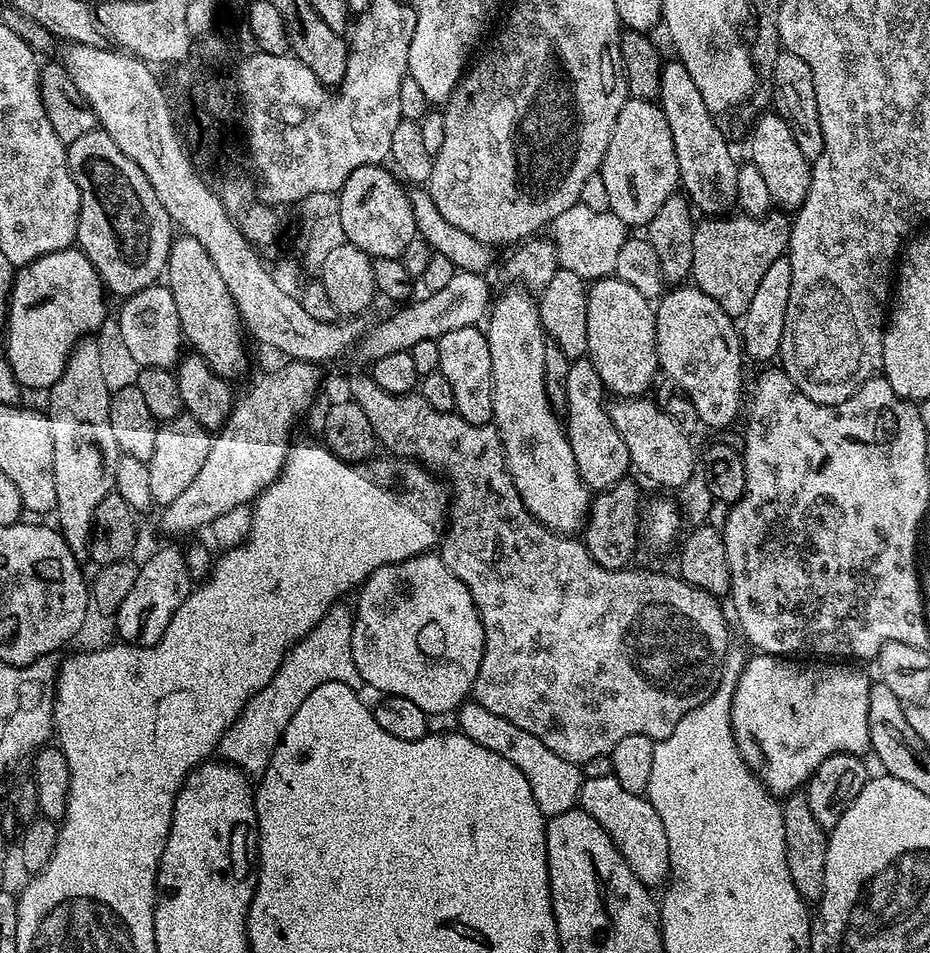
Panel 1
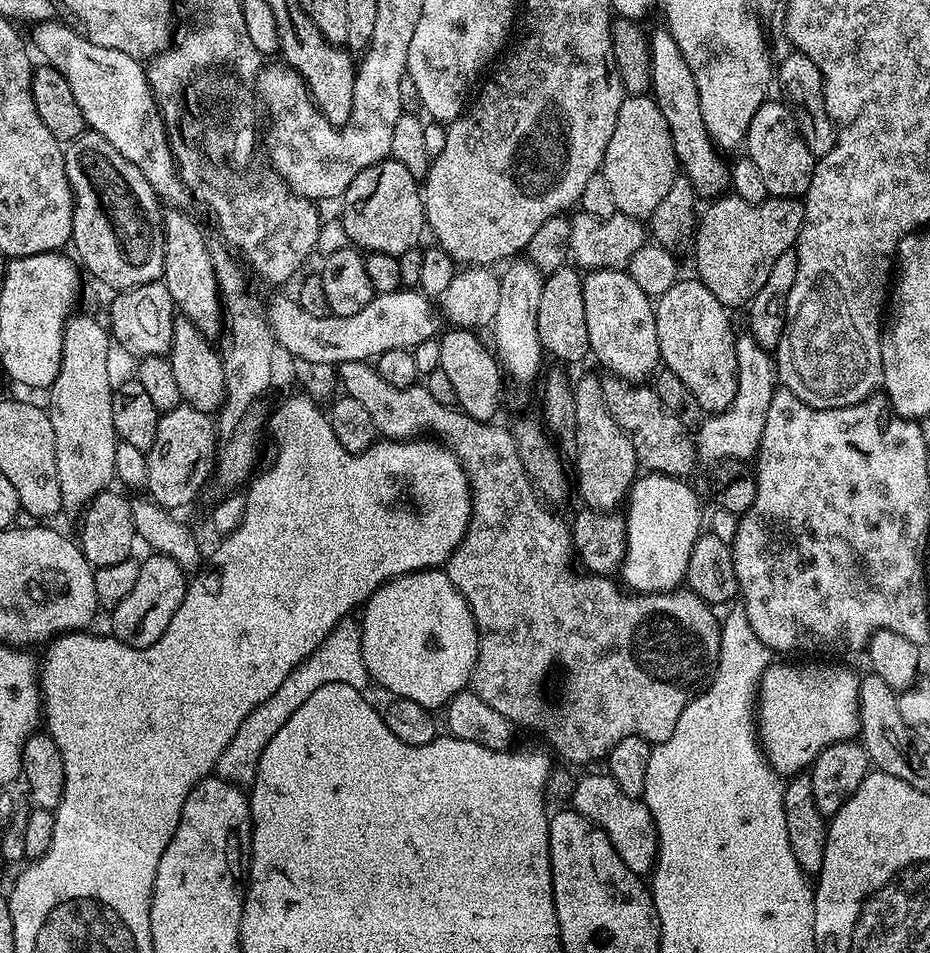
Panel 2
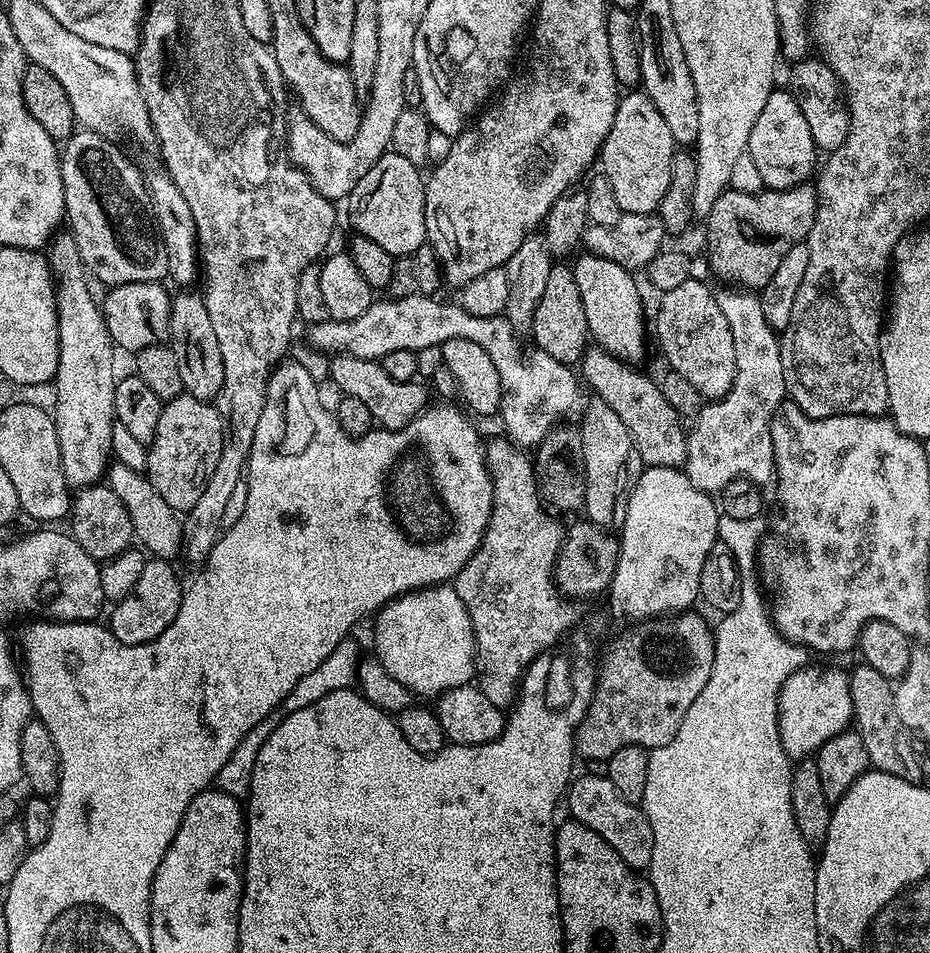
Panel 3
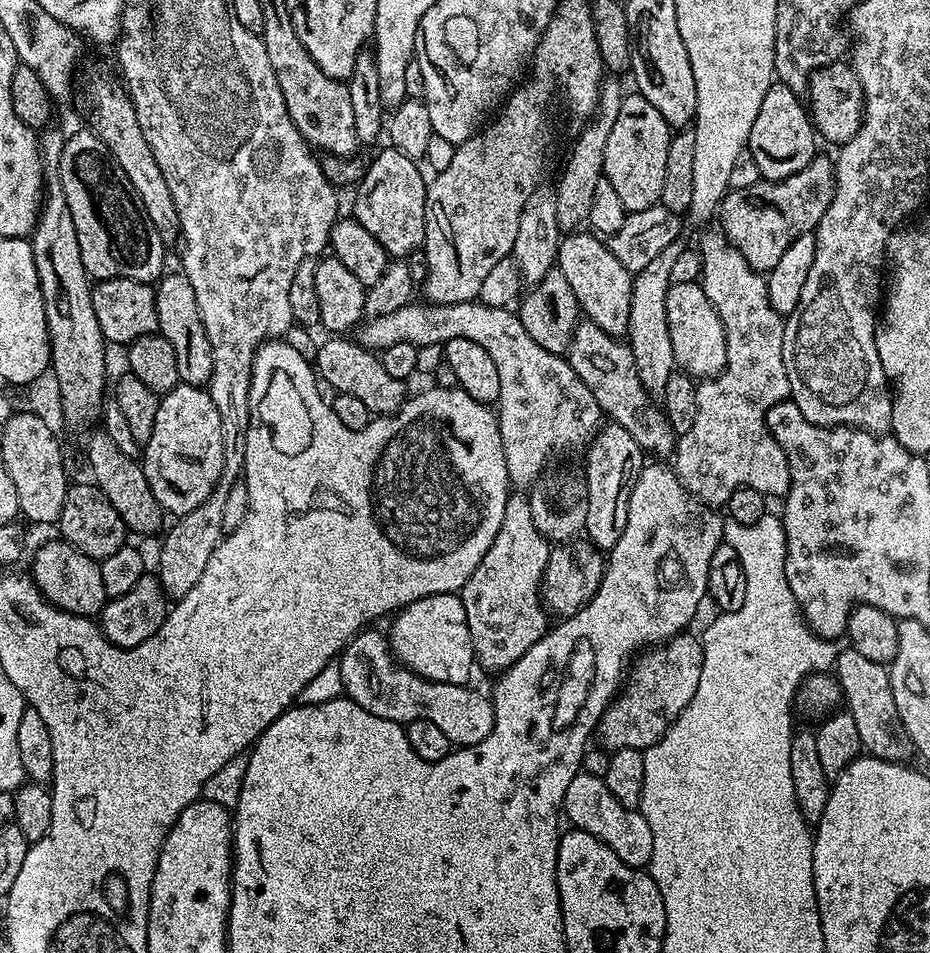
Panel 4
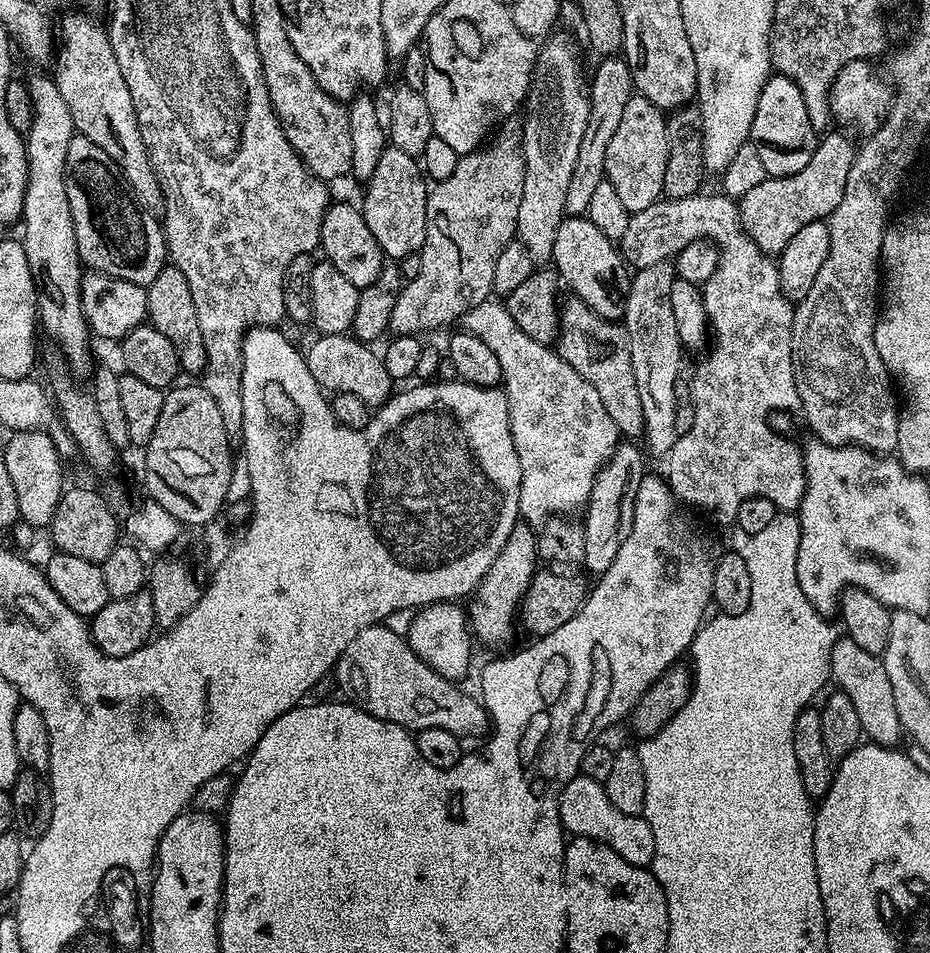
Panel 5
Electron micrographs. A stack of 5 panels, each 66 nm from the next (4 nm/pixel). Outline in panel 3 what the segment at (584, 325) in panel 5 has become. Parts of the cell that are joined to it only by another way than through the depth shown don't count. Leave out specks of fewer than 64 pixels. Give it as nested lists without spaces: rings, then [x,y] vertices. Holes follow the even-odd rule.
[[[589,346],[584,349],[578,365],[579,375],[583,383],[593,388],[595,395],[618,418],[622,418],[622,426],[630,430],[630,438],[634,438],[634,446],[640,455],[641,465],[653,468],[666,466],[680,468],[688,453],[688,437],[685,425],[680,416],[674,414],[674,406],[662,398],[662,390],[655,379],[651,380],[639,367],[618,359],[599,346]]]

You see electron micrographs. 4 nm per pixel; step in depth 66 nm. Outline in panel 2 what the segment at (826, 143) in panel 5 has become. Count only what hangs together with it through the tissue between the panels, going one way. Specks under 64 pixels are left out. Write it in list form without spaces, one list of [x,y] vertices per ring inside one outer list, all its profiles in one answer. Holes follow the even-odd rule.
[[[734,194],[715,197],[708,209],[699,213],[694,233],[696,244],[696,272],[695,275],[722,302],[725,308],[743,309],[752,303],[754,294],[766,286],[766,278],[770,278],[770,270],[774,270],[774,262],[782,258],[782,254],[789,251],[800,237],[800,227],[804,224],[804,205],[799,199],[790,196],[769,196],[768,199],[755,204],[746,202]]]

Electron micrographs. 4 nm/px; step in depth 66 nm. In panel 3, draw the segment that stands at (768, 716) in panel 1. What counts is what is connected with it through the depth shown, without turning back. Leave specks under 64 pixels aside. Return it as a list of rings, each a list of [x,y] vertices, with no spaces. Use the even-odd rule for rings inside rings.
[[[797,668],[786,678],[776,699],[780,741],[792,758],[808,758],[834,734],[853,723],[849,673],[840,668]]]

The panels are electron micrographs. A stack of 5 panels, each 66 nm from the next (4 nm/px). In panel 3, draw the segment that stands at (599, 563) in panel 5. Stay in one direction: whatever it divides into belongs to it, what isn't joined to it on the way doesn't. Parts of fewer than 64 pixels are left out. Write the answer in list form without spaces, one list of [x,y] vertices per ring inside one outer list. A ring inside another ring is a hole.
[[[598,398],[589,399],[585,403],[578,427],[586,474],[583,515],[600,528],[619,530],[624,526],[628,499],[642,471],[634,438],[630,438],[630,430],[622,426],[622,418],[618,418],[618,414],[614,414],[614,410],[610,410],[610,406]]]

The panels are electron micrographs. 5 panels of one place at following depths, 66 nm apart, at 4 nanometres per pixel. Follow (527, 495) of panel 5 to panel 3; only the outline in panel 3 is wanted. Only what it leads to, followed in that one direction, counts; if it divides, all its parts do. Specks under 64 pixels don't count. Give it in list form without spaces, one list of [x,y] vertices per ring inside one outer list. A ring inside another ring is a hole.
[[[417,294],[397,300],[383,299],[377,299],[366,311],[358,314],[358,318],[327,319],[307,325],[309,342],[320,352],[379,362],[393,350],[418,353],[427,348],[439,348],[441,344],[450,342],[450,338],[470,338],[470,342],[486,350],[486,355],[498,369],[502,382],[498,420],[504,423],[503,435],[524,450],[539,446],[555,424],[571,421],[583,413],[586,400],[580,397],[582,384],[577,373],[569,365],[550,358],[550,354],[541,348],[533,347],[532,352],[524,352],[516,337],[519,336],[517,329],[503,315],[470,314],[458,302],[447,304],[436,296]]]

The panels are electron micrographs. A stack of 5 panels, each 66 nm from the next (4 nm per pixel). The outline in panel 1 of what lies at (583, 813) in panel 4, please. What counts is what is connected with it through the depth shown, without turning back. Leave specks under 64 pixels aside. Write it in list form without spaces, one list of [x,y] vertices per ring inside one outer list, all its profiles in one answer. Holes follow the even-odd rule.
[[[610,775],[584,781],[580,791],[579,807],[588,812],[602,826],[602,830],[606,830],[606,834],[612,839],[630,870],[634,870],[634,874],[643,884],[655,886],[665,883],[669,875],[666,826],[662,826],[658,810],[654,810],[648,799],[622,790],[622,786],[618,786],[616,779]]]

